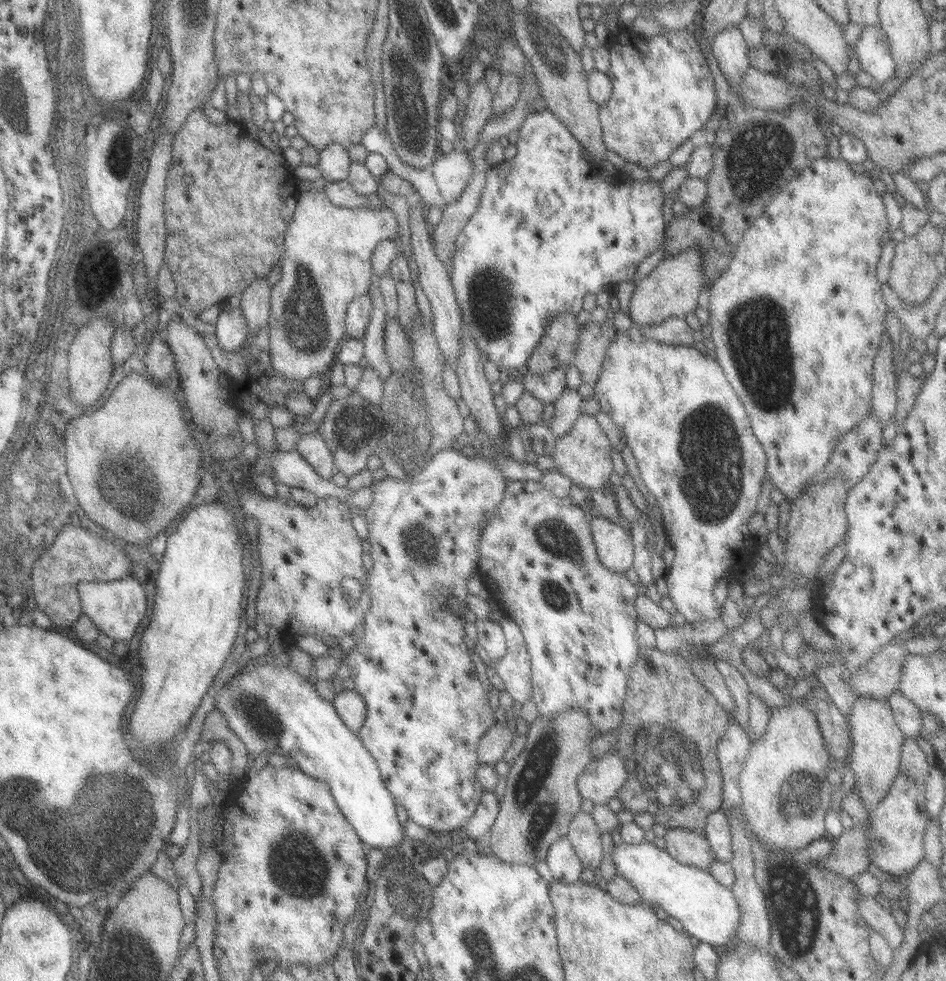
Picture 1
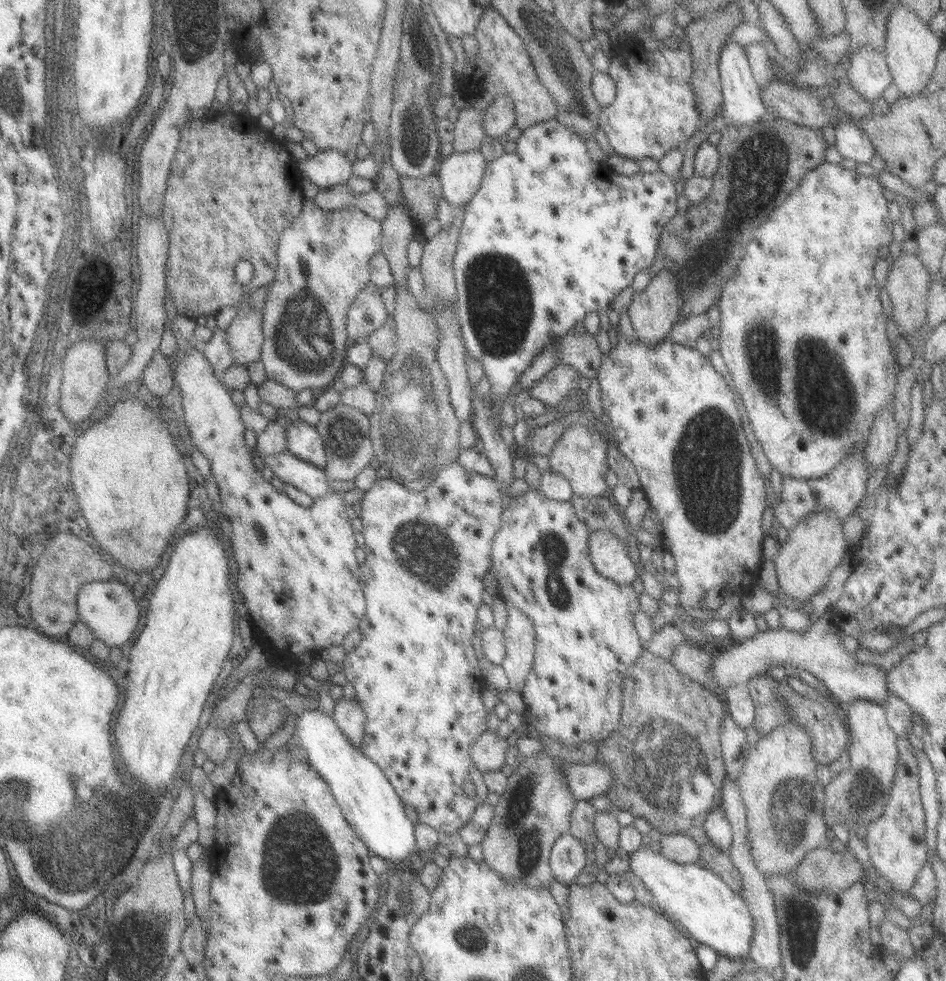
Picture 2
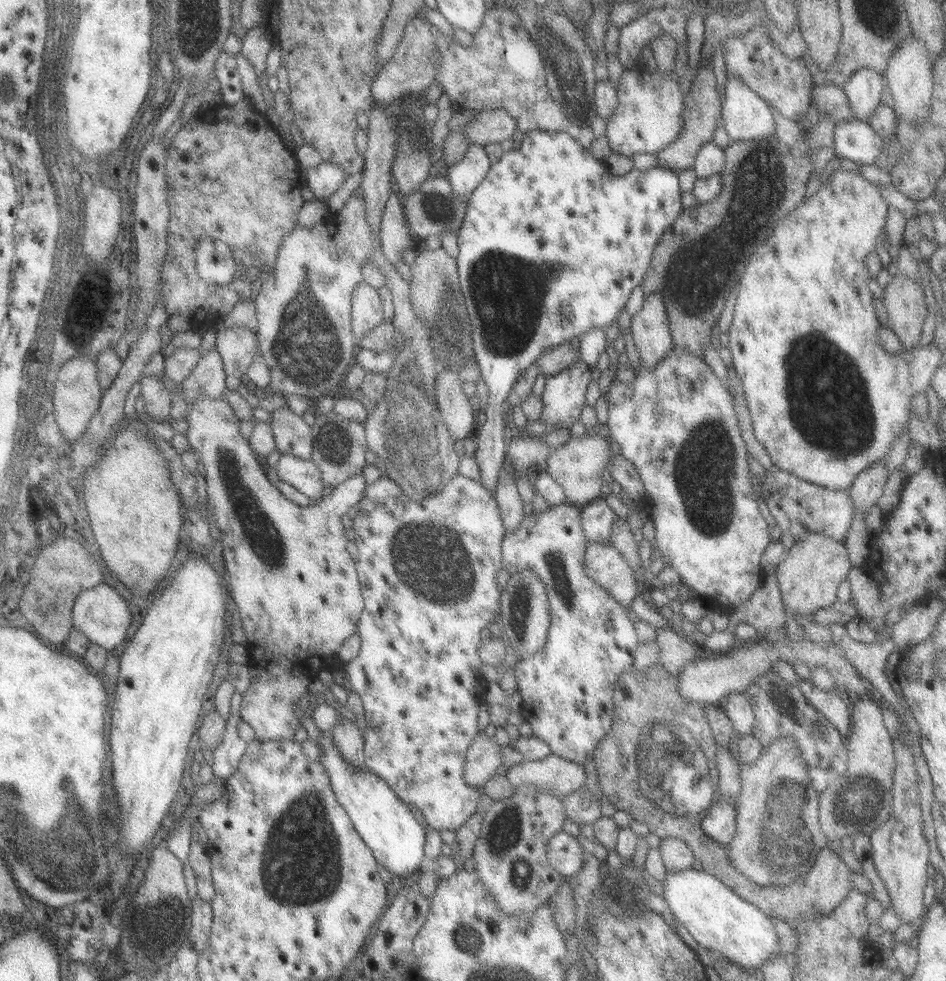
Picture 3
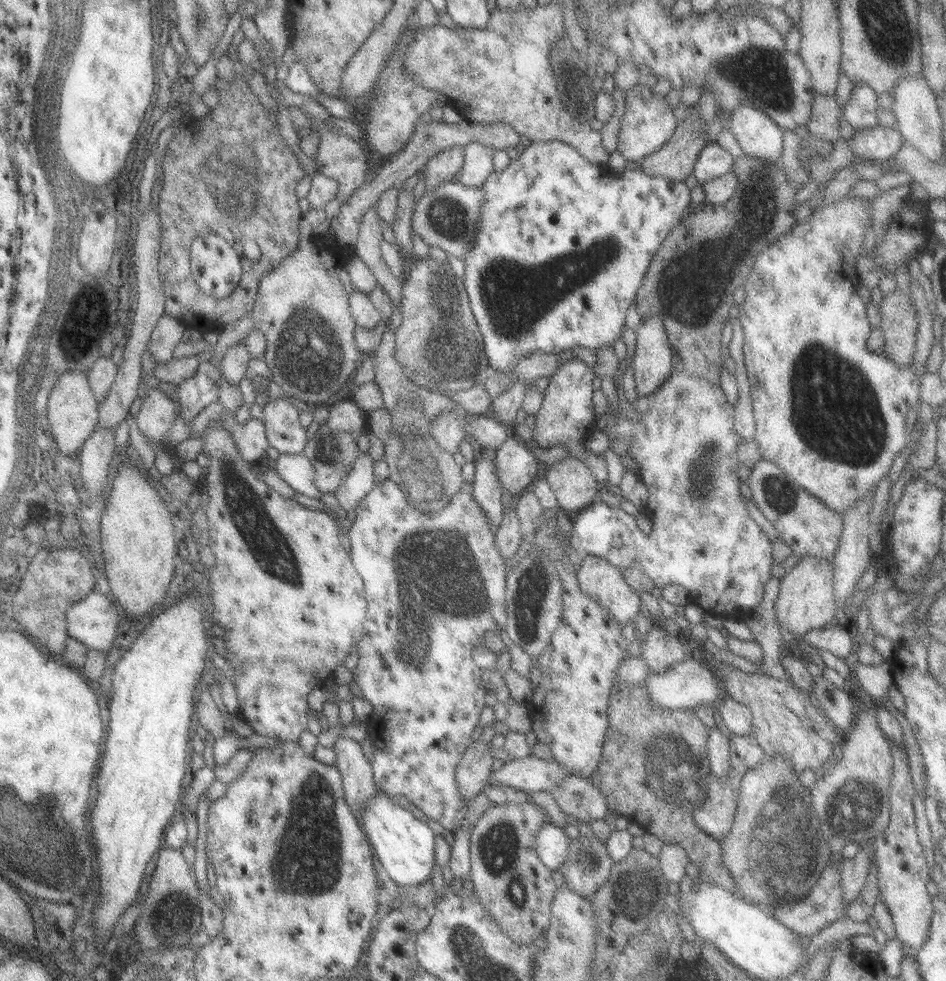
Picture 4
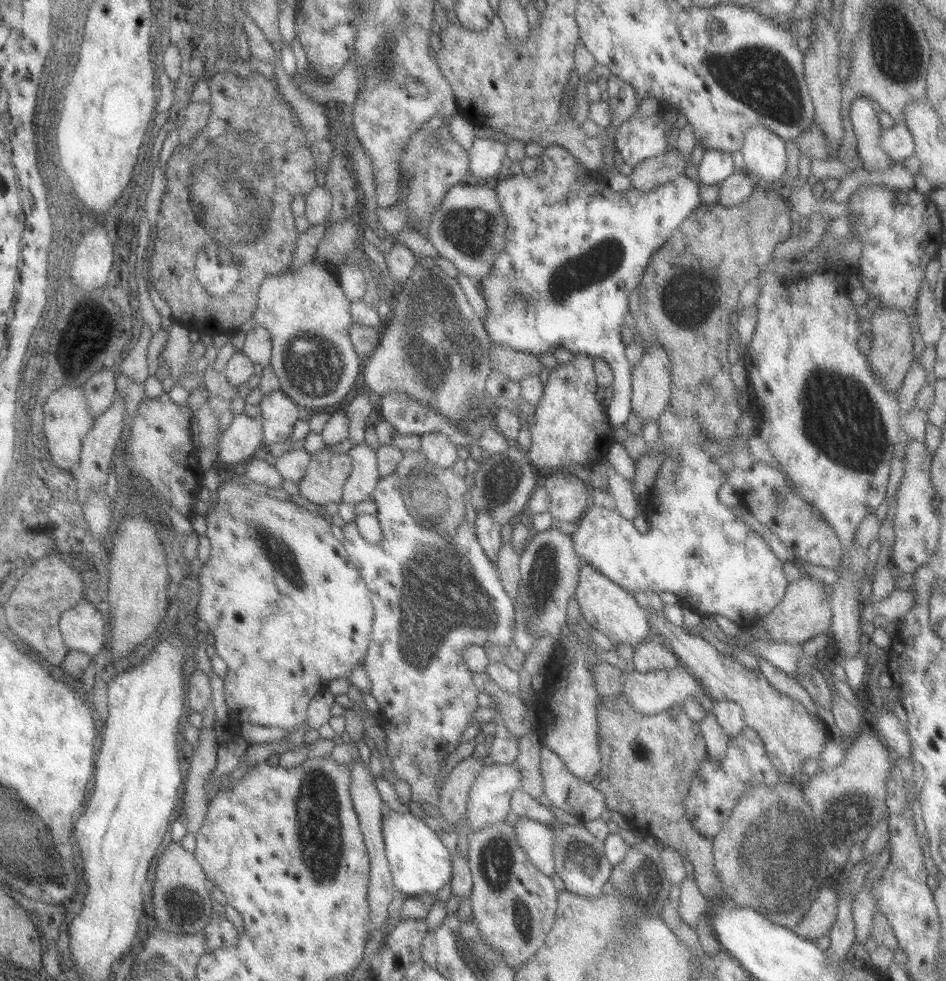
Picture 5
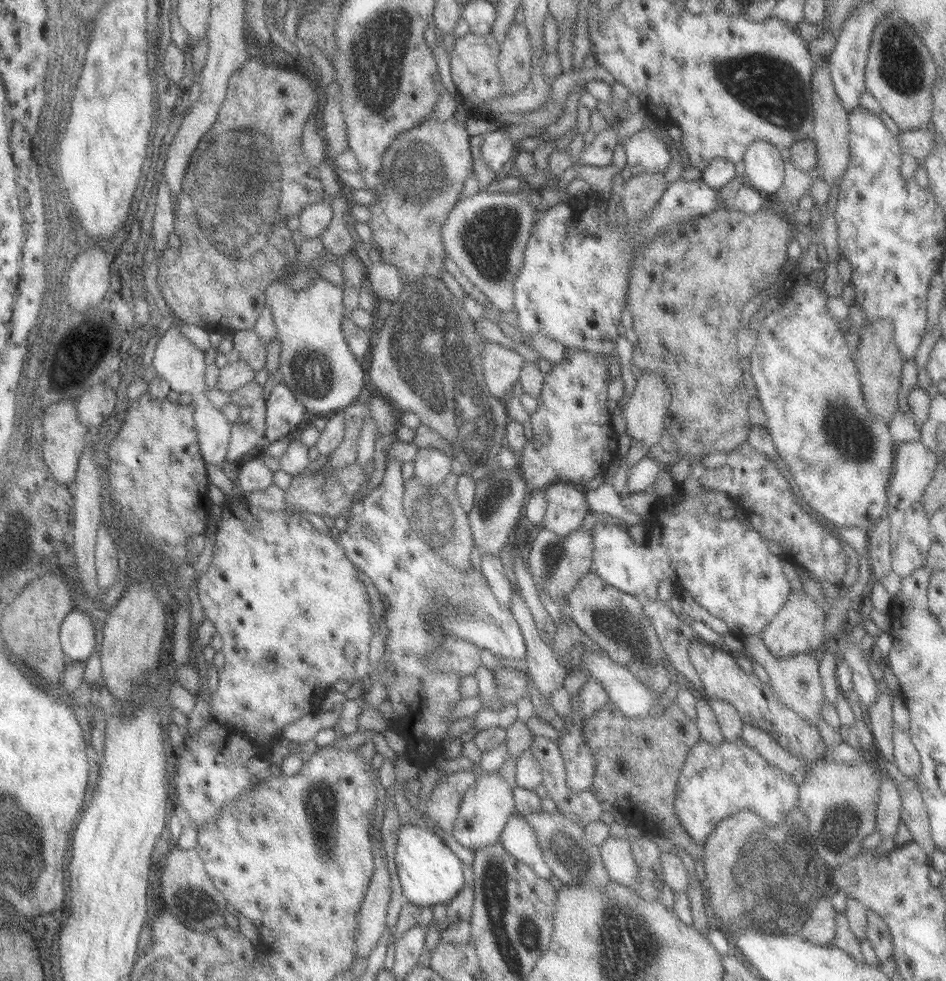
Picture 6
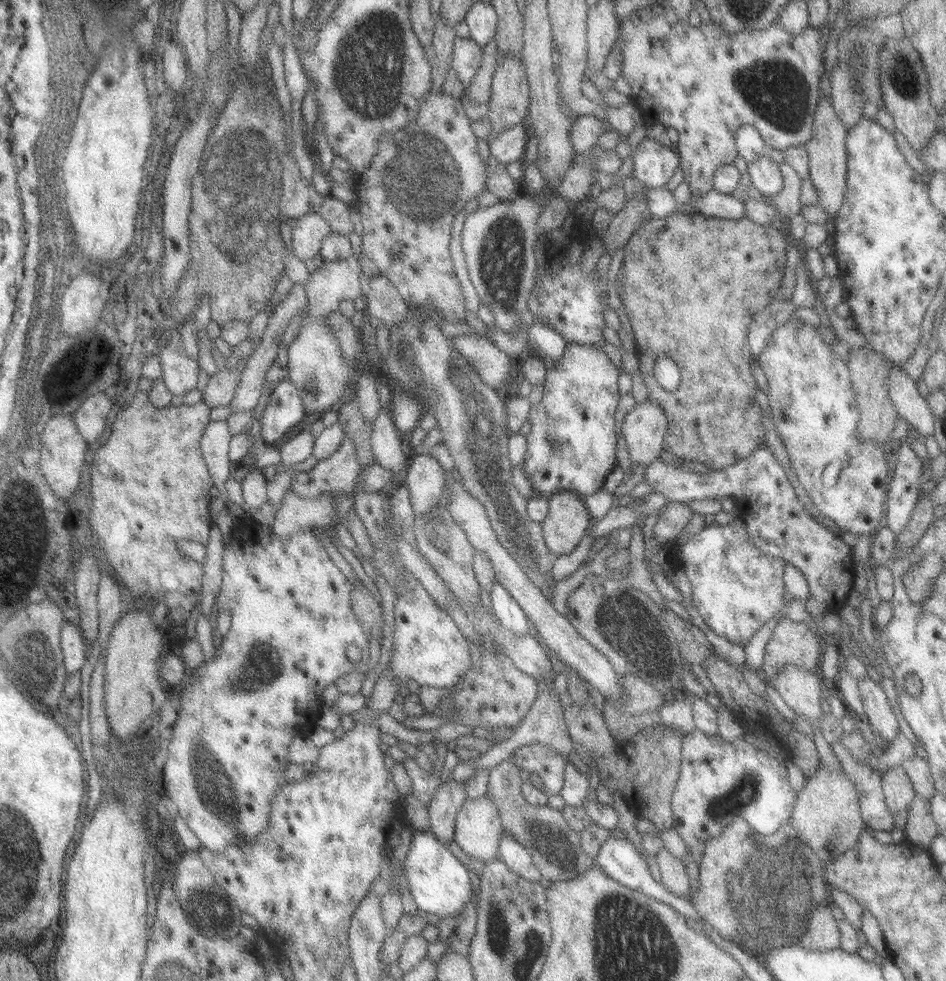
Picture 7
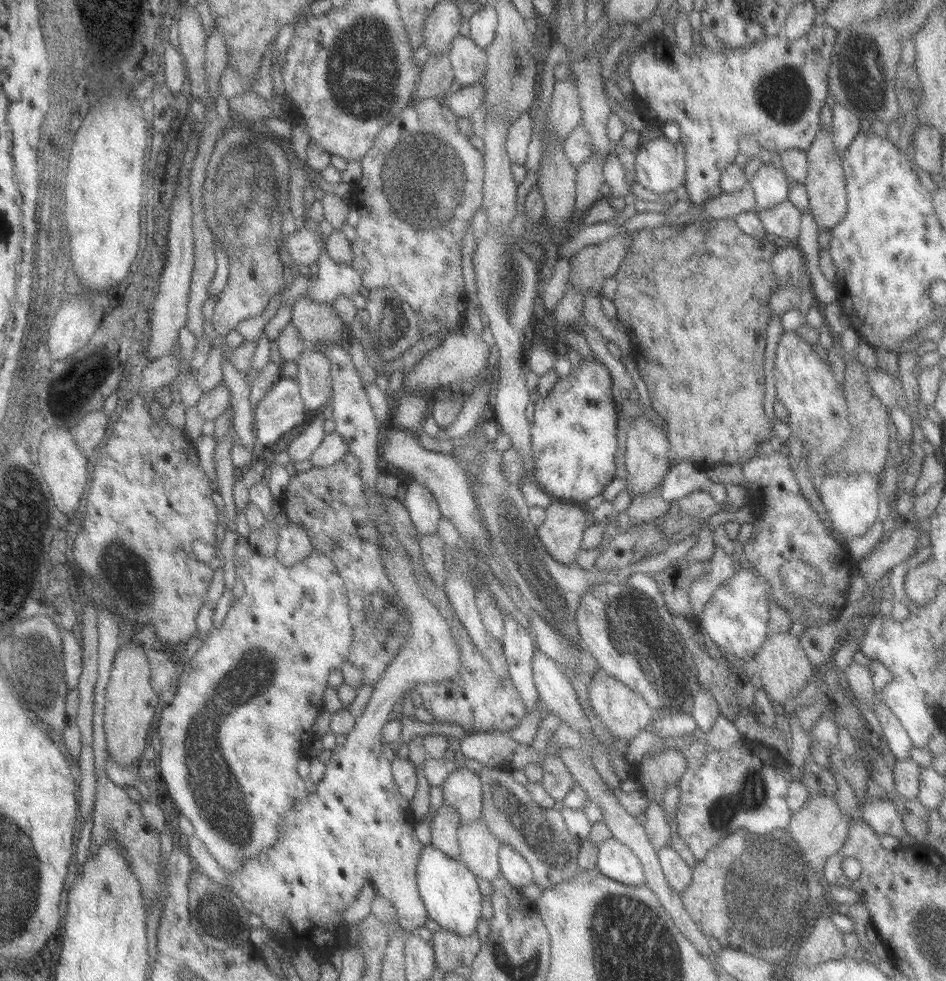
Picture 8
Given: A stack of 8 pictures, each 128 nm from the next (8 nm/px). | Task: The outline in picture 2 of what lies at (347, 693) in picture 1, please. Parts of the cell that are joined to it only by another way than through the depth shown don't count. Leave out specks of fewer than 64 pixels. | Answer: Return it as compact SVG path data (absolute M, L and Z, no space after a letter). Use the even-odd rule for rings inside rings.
M341 697L330 714L333 722L353 746L359 748L364 731L364 712L355 701Z

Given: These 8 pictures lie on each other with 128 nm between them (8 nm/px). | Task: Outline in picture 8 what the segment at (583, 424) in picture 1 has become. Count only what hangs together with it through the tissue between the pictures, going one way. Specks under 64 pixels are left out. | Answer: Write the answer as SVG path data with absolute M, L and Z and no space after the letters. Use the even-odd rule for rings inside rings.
M554 500L544 508L544 519L536 527L537 539L555 562L575 566L581 550L581 536L591 523L580 504Z

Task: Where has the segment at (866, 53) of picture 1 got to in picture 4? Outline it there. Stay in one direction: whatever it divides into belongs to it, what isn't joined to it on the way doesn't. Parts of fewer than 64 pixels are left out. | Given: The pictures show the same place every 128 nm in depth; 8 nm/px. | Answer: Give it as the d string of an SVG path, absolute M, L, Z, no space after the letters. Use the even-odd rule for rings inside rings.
M864 84L854 86L849 101L843 105L842 120L853 130L863 130L876 125L876 110L880 103L878 96Z

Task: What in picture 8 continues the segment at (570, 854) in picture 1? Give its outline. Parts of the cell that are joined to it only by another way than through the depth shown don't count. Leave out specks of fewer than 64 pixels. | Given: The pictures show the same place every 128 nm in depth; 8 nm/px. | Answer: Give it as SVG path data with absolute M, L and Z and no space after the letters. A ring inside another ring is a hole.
M501 844L497 851L498 870L507 884L515 889L532 883L532 873L520 854L506 844Z

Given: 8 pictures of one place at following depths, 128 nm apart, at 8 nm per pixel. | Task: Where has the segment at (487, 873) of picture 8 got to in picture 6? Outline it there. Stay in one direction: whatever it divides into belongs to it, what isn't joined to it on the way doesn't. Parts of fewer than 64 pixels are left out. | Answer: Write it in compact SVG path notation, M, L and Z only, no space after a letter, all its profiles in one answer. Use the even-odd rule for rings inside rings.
M498 770L489 774L477 772L475 777L474 785L469 787L461 797L451 832L457 844L472 851L498 842L499 833L512 814L511 790L498 774Z

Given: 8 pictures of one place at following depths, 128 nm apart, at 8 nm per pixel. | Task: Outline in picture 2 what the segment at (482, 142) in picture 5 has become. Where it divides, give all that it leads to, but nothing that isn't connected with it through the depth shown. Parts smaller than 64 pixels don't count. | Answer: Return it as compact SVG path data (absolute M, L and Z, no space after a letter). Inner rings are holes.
M479 150L440 157L435 176L440 184L441 199L452 207L464 206L477 191L486 163Z

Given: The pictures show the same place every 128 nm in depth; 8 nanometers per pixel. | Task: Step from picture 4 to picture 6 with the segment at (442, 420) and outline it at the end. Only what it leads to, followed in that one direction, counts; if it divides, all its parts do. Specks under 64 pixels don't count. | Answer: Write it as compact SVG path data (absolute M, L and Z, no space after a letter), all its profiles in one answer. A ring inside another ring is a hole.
M433 447L419 448L415 459L411 462L412 477L419 485L431 488L443 483L446 474L450 473L451 458Z

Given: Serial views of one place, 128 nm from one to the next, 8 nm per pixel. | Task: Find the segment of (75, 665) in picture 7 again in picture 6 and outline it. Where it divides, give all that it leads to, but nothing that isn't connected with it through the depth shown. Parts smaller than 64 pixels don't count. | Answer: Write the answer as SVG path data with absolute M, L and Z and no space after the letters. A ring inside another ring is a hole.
M72 609L61 621L58 641L68 661L85 660L95 648L95 629L87 613Z

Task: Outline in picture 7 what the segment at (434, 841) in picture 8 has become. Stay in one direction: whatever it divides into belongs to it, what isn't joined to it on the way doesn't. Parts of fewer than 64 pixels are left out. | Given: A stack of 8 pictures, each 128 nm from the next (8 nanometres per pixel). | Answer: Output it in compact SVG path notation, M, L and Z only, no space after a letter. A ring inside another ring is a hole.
M448 781L441 783L426 809L428 812L428 832L443 845L450 846L454 837L454 820L462 802L466 800L463 783Z

